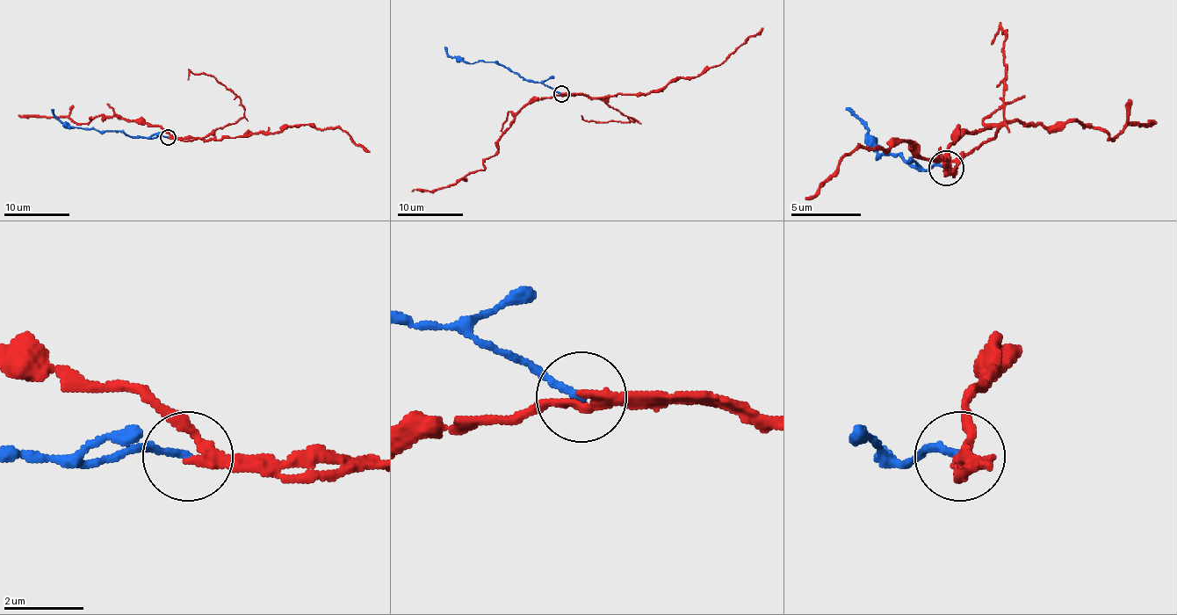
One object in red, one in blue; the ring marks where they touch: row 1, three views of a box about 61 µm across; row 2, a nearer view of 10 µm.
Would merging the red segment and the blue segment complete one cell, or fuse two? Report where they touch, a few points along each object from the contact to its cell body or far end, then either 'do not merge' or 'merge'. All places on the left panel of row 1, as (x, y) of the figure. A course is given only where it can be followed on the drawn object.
place (168, 137); course red (168, 137), (215, 139), (276, 133), (285, 127), (312, 124), (317, 129), (340, 127), (370, 152); course blue (168, 137), (131, 137), (119, 131), (63, 126), (51, 110); do not merge

